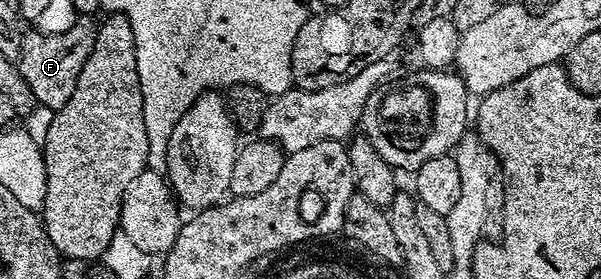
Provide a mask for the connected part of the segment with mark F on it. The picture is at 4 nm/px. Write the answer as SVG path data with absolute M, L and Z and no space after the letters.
M80 17L73 27L68 27L65 31L56 31L53 35L32 31L21 38L18 66L26 85L30 85L41 108L55 109L70 101L70 93L74 93L78 73L82 73L82 65L86 65L86 57L90 57L96 40L97 24L88 19L91 18Z

